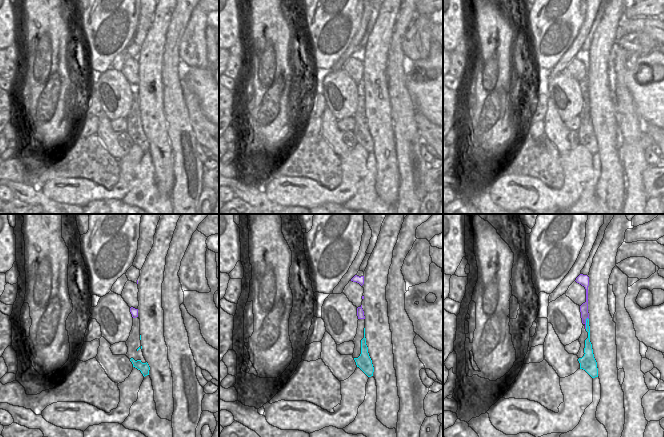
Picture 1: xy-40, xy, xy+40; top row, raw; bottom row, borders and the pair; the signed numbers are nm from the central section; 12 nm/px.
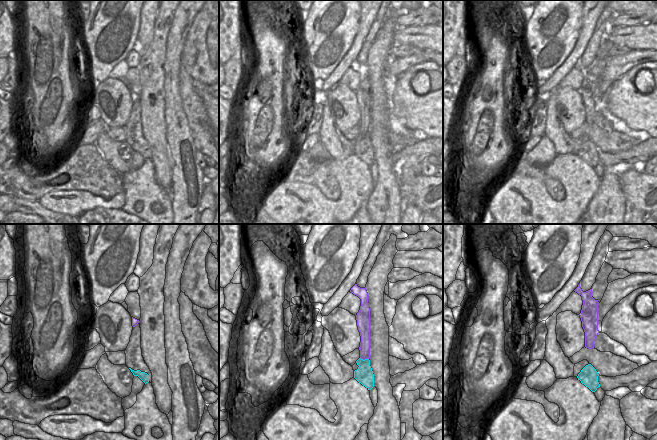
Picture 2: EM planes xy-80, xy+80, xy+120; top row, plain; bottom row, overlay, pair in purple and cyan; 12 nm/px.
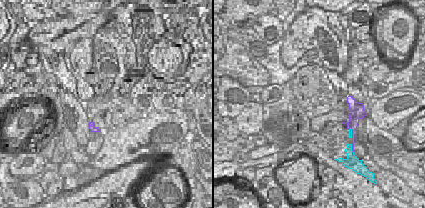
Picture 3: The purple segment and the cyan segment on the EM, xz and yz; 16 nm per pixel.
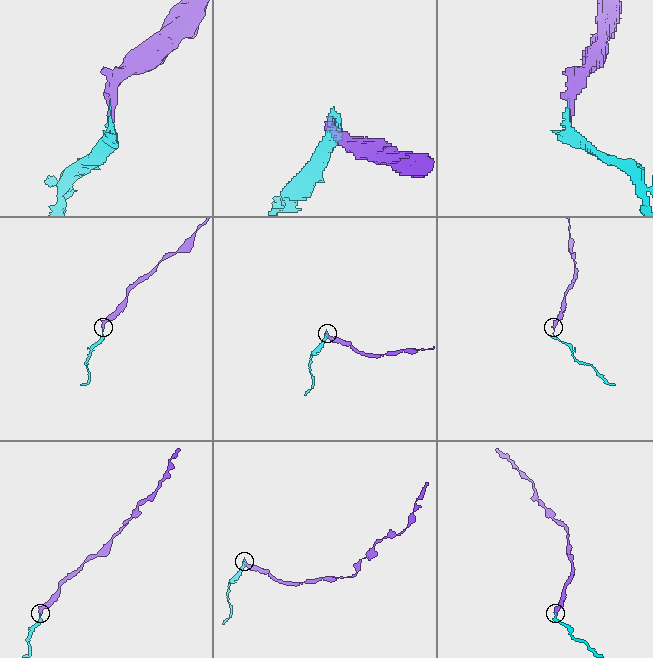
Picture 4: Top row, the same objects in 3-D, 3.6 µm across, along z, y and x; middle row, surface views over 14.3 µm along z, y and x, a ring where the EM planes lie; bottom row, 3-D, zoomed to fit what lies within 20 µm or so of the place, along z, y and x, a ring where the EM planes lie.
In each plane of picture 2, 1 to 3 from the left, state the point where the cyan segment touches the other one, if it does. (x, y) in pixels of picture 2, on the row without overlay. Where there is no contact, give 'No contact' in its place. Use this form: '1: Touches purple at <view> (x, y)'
1: No contact
2: Touches purple at xy+80 (364, 135)
3: No contact

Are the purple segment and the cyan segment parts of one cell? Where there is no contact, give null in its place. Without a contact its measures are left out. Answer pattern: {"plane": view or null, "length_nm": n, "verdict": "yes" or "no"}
{"plane": "xy+40", "length_nm": 150, "verdict": "no"}

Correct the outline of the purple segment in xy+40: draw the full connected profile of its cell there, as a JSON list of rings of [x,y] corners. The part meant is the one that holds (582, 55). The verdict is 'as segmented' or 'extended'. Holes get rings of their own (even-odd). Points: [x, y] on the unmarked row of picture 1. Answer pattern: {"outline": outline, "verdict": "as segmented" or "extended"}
{"outline": [[[580,50],[576,56],[577,59],[581,60],[586,65],[586,78],[580,82],[582,99],[585,101],[586,105],[586,95],[589,95],[588,89],[588,62],[589,62],[589,53],[587,51]]], "verdict": "as segmented"}

